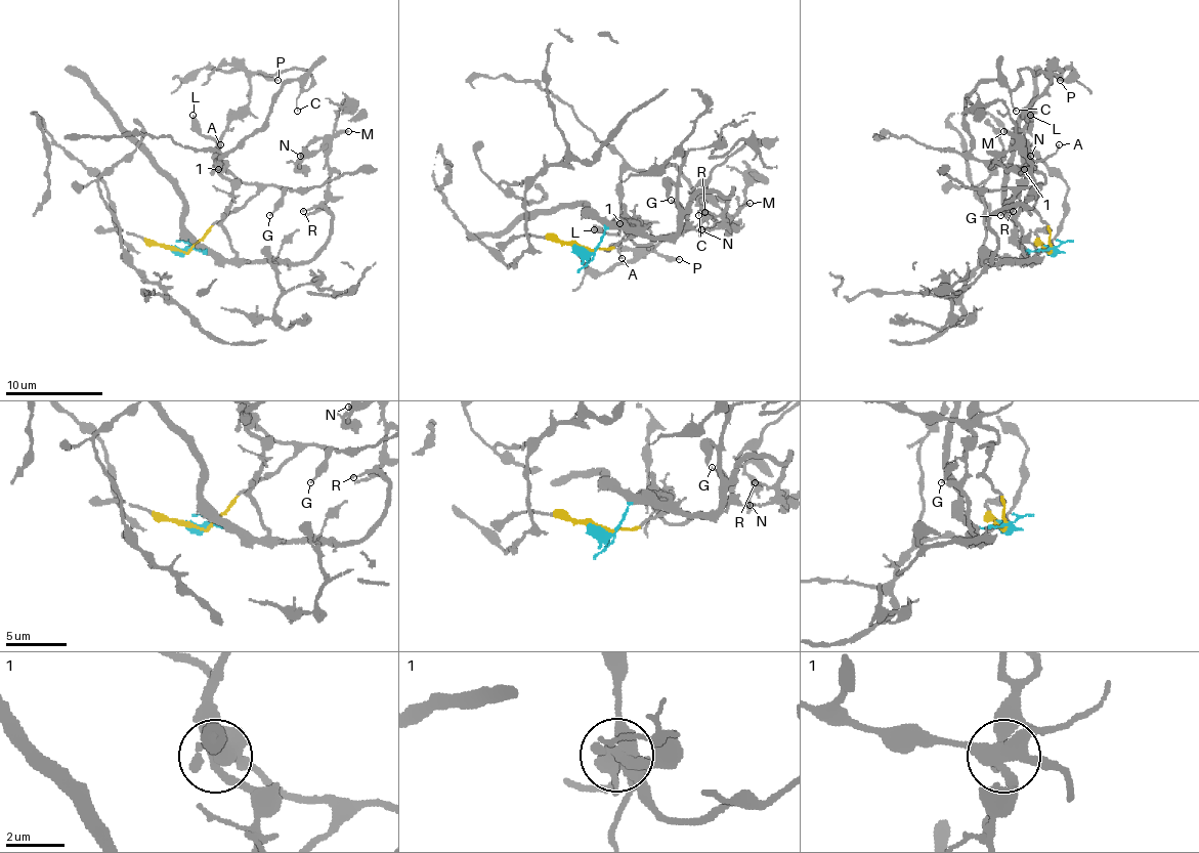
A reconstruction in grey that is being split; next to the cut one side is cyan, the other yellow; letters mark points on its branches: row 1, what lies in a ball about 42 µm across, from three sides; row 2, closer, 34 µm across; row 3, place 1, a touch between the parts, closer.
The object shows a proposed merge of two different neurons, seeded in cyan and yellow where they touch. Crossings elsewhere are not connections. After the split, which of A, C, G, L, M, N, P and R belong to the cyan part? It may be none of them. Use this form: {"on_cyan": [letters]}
{"on_cyan": ["L", "M", "N", "R"]}

